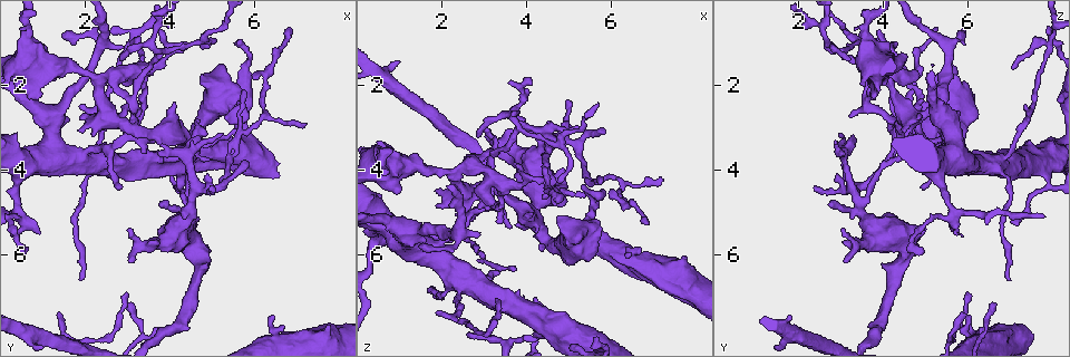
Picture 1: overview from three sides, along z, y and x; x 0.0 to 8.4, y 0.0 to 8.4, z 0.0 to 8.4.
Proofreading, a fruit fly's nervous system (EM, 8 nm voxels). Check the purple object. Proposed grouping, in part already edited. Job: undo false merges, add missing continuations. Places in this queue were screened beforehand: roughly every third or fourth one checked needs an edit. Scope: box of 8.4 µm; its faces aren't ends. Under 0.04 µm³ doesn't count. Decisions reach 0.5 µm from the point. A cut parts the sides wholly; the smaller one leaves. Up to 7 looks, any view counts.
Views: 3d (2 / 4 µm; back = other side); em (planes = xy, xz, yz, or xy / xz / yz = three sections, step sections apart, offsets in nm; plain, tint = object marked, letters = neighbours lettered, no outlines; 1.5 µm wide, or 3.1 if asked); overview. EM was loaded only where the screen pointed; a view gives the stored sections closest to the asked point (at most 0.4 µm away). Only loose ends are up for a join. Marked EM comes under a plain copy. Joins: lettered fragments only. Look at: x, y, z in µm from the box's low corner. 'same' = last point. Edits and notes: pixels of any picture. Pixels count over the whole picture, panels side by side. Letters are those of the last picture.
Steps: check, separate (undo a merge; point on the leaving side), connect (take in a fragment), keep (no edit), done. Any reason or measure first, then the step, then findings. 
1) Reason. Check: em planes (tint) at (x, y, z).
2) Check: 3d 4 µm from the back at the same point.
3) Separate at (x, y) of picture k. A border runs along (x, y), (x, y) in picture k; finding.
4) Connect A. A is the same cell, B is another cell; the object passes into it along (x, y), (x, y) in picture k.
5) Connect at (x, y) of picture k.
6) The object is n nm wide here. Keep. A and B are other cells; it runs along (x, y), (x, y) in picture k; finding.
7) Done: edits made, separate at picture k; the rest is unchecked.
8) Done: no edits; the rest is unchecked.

Closes a loop. Check: 3d 4 µm at (3.45, 2.00, 4.60).

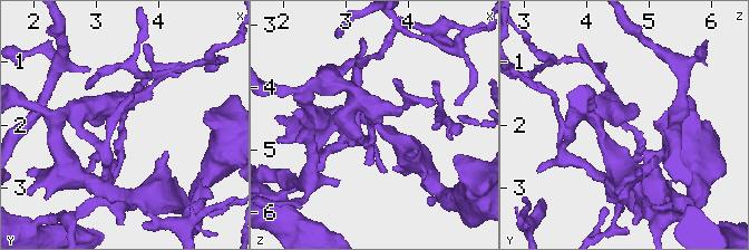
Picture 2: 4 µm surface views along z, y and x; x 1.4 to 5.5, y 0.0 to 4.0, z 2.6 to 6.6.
Need the tissue. Check: em planes (tint) at (3.40, 2.05, 4.60).

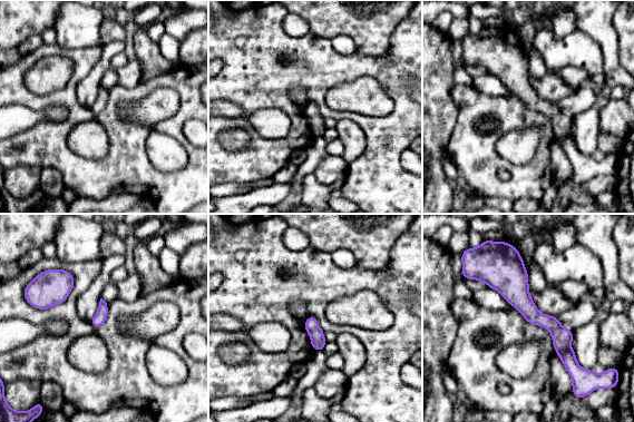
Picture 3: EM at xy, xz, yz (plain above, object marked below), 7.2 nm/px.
Check: em planes (letters) at the same point.

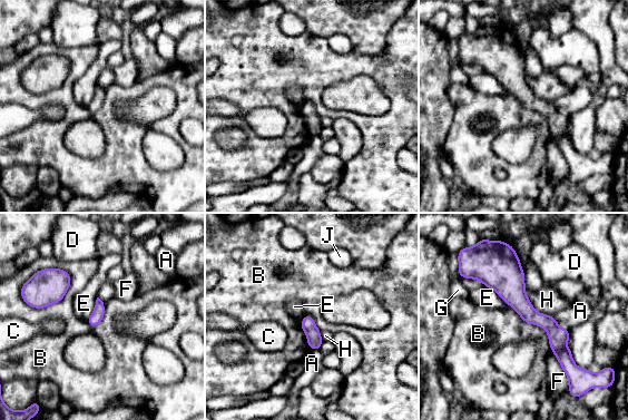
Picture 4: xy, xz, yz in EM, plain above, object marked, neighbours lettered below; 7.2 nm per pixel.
The object is 90 nm wide here. Keep. A, B, C, D, E, F, G, H and J are other cells; a border runs along (70, 274), (59, 301), (23, 301) in picture 4; continuous, no second neuron.

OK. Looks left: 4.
Thin end. Check: em xy step 4 (letters) at (4.25, 5.20, 7.05).

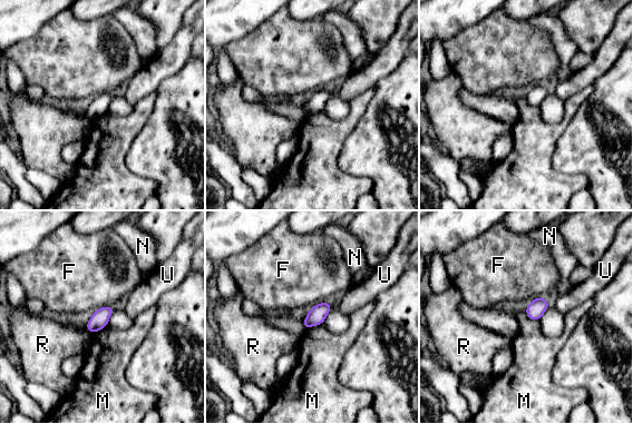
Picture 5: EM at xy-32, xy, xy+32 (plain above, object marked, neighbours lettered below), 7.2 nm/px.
Another direction. Check: em planes (letters) at the same point.

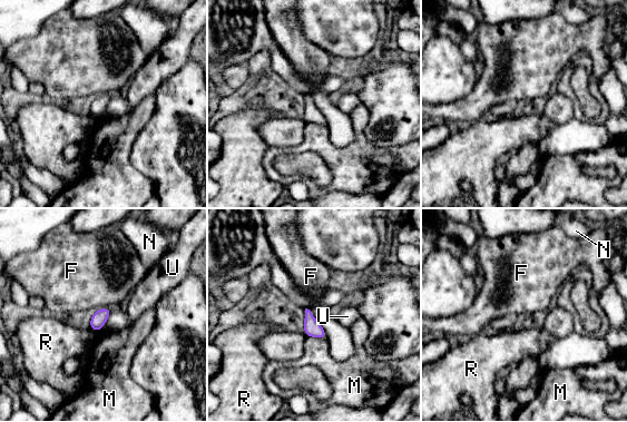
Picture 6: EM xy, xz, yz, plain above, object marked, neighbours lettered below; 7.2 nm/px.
The longest contact is with M, 150 nm. Keep. F, M, N, R and U are other cells; none of them fits.

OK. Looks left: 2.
Tapers out. Check: em planes (letters) at (1.90, 6.55, 6.95).

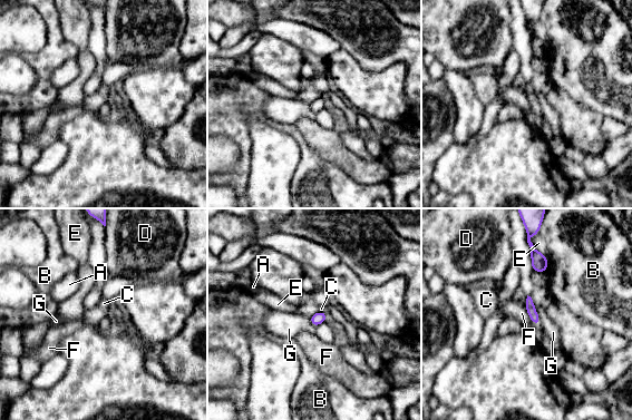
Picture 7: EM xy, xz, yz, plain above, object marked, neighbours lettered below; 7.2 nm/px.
Keep. A, B, C, D, E, F and G are other cells; a border runs along (525, 309), (533, 323) in picture 7; none of them fits.

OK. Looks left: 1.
Done: no edits; the rest is unchecked.

